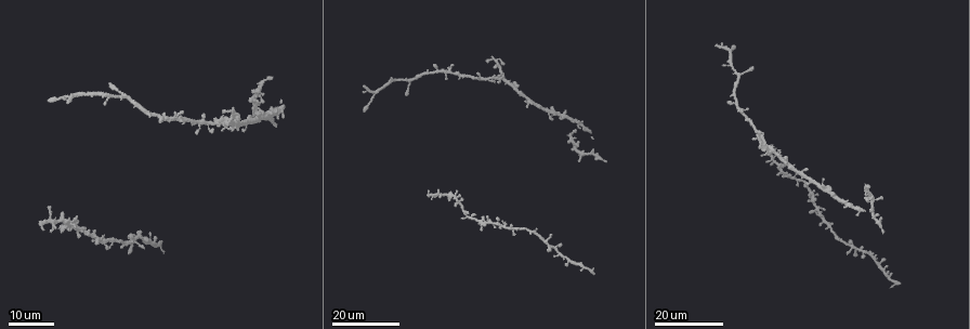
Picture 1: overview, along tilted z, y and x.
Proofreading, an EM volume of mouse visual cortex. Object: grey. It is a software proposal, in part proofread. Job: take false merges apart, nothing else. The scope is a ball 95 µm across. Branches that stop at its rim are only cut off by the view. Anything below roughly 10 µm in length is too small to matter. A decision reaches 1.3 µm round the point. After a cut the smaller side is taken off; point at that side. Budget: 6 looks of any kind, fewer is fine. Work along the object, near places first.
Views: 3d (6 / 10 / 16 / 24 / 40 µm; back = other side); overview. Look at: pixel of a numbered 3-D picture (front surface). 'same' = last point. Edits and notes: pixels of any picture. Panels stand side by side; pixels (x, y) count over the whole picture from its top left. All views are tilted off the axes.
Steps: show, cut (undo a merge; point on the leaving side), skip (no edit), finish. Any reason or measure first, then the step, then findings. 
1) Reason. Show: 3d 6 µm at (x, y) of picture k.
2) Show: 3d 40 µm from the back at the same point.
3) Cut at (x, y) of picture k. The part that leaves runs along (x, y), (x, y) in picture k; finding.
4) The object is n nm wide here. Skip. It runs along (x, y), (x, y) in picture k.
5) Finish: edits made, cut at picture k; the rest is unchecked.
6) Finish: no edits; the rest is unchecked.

Thin neck. Show: 3d 24 µm at (783, 171) of picture 1.

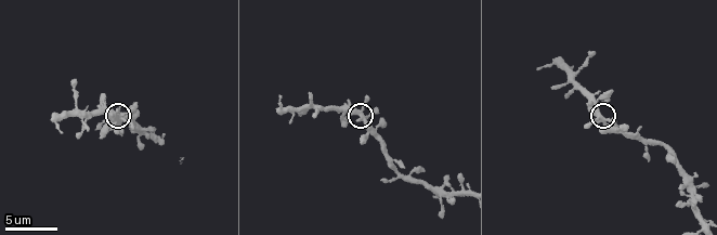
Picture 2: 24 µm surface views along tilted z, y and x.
Zoom in. Show: 3d 10 µm at (604, 120) of picture 2.

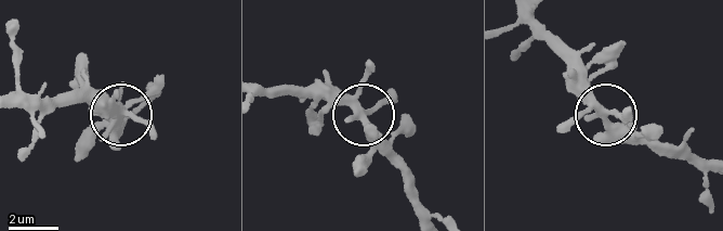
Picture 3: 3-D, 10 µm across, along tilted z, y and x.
Skip. It runs along (426, 218), (399, 157), (366, 116), (338, 102), (307, 97) in picture 3; all the same neuron.

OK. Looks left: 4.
Four or more arms meet. Show: 3d 16 µm at (773, 153) of picture 1.

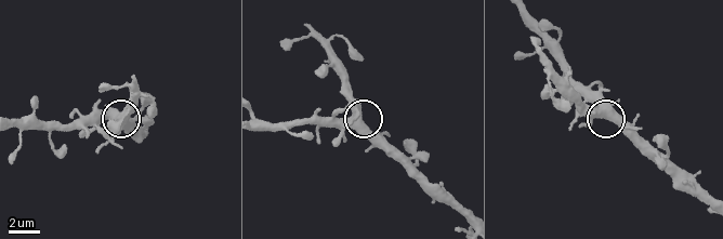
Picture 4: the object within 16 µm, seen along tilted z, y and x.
Closer look. Show: 3d 10 µm at (112, 117) of picture 4.

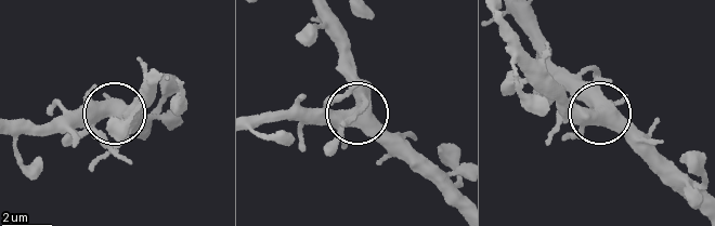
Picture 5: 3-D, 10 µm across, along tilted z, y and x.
Skip. One neuron here.

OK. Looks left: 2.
Finish: no edits; the rest is unchecked.

